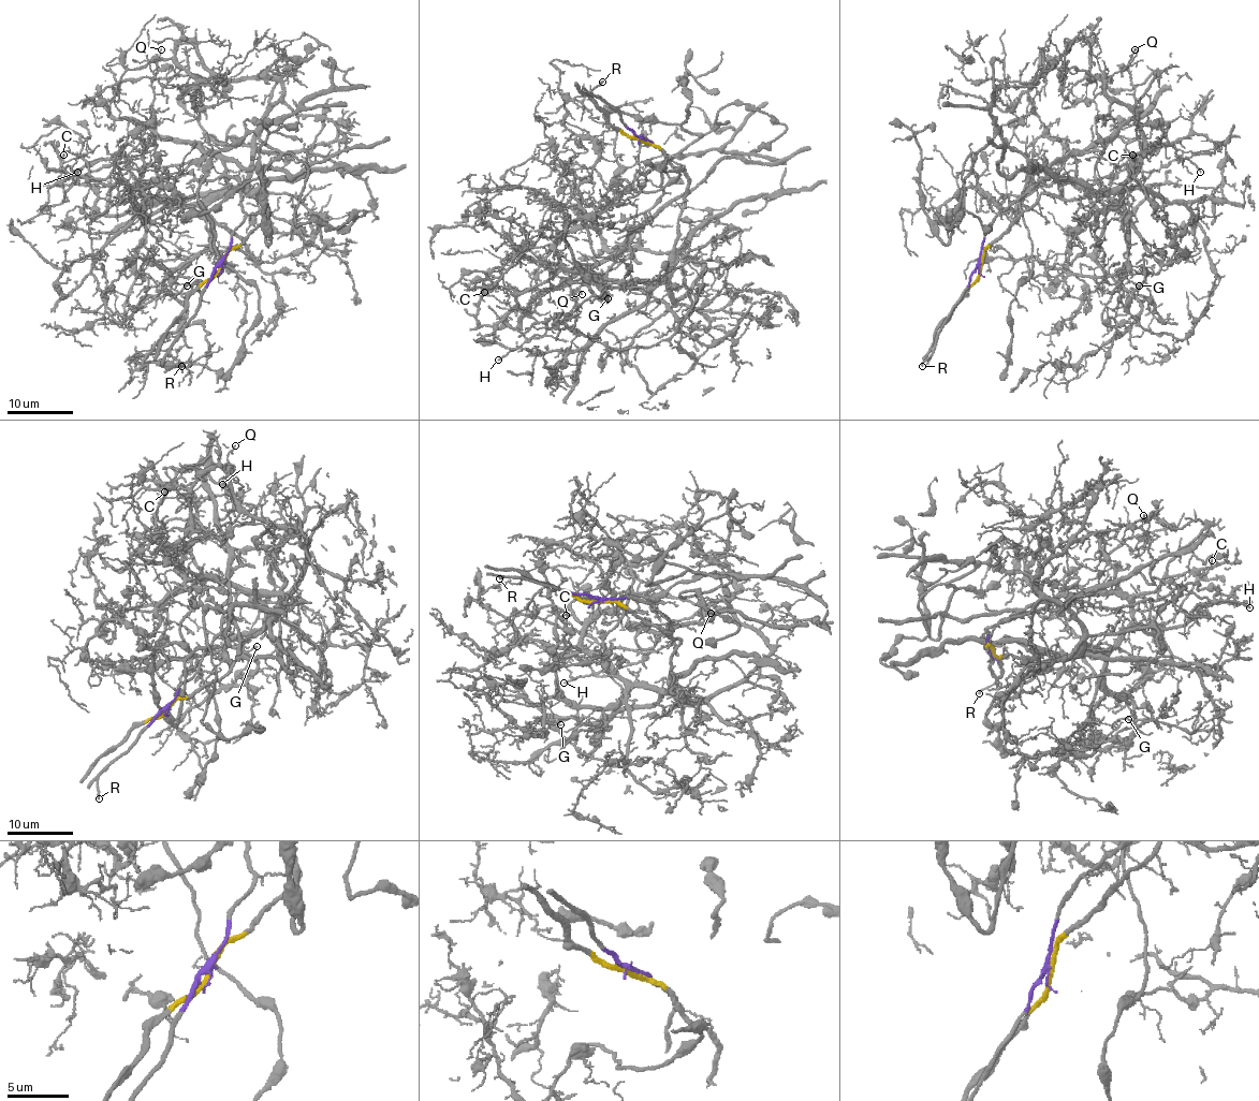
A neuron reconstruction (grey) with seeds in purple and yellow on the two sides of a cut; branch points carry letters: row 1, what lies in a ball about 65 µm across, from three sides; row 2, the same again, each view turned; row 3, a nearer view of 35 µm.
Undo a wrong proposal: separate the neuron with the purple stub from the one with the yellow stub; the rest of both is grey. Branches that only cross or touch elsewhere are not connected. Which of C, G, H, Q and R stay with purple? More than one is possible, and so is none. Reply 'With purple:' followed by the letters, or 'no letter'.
With purple: H, Q, R

